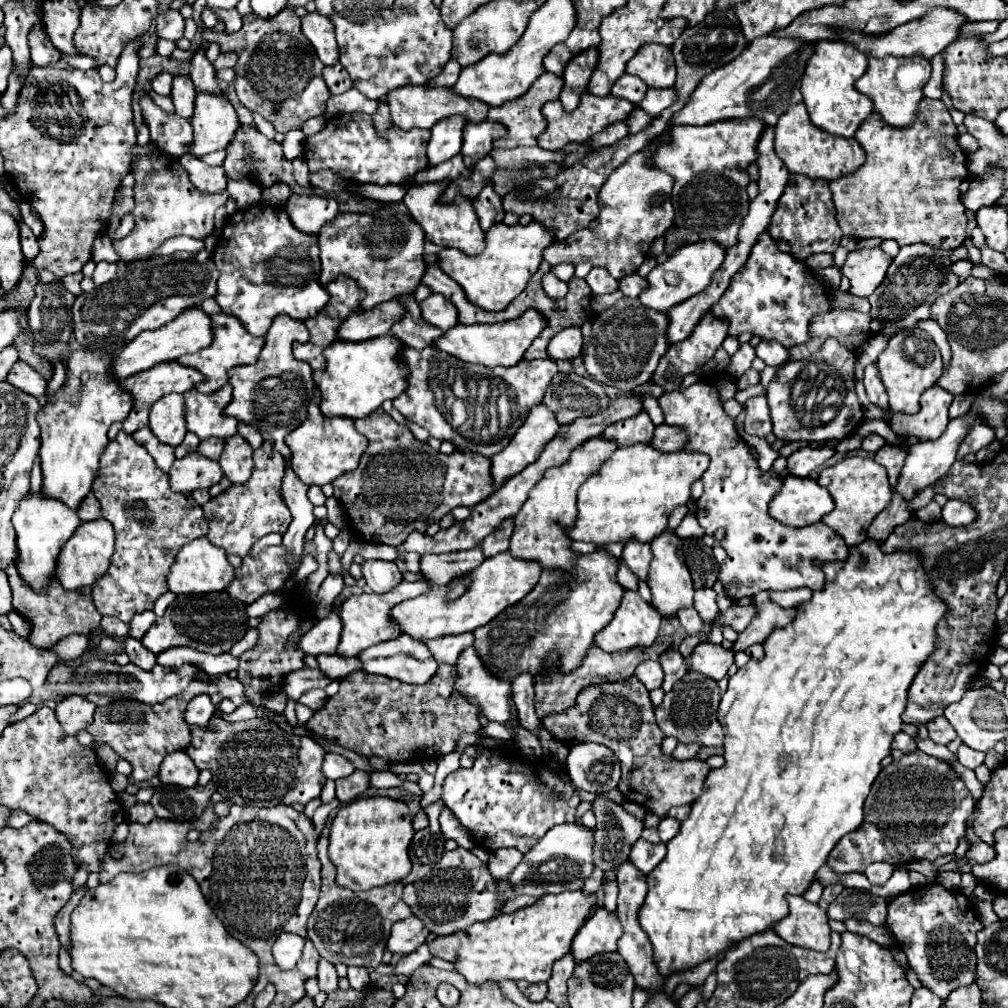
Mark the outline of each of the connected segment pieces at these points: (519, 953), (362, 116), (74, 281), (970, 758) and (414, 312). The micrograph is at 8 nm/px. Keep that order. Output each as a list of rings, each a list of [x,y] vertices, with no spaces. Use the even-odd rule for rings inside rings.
[[[581,889],[547,895],[515,913],[495,915],[493,919],[473,923],[463,931],[437,937],[433,943],[429,943],[429,949],[433,957],[455,963],[457,973],[461,973],[473,985],[483,981],[499,983],[503,979],[525,979],[529,983],[549,981],[553,963],[571,951],[573,937],[589,917],[589,911],[595,907],[599,907],[599,899],[583,893]]]
[[[345,113],[331,117],[320,132],[306,139],[305,149],[308,150],[305,161],[311,171],[331,169],[333,173],[349,181],[397,185],[407,175],[415,175],[427,167],[425,143],[429,143],[429,131],[401,131],[399,127],[389,127],[387,135],[381,137],[373,127],[373,117],[369,117],[367,113]],[[330,131],[333,135],[330,135]]]
[[[77,273],[77,275],[67,275],[65,279],[63,279],[63,285],[77,297],[79,293],[81,293],[81,287],[79,287],[79,283],[81,283],[81,279],[83,279],[83,273]]]
[[[961,743],[961,745],[959,745],[959,749],[957,749],[957,759],[959,759],[959,763],[961,763],[961,765],[965,765],[965,767],[969,767],[969,769],[975,769],[977,765],[981,765],[981,763],[983,763],[985,753],[973,751],[971,747],[965,747],[965,745]]]
[[[403,295],[403,297],[399,297],[399,301],[407,307],[407,315],[393,325],[391,333],[413,349],[425,349],[425,347],[433,345],[433,341],[441,335],[441,331],[437,331],[435,327],[429,327],[421,319],[419,305],[413,299],[413,295]]]

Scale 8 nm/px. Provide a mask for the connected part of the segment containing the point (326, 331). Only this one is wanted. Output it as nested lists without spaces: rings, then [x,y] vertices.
[[[337,277],[333,283],[329,283],[325,287],[329,293],[331,293],[331,299],[329,303],[323,307],[323,311],[319,311],[317,317],[311,317],[305,321],[309,333],[311,333],[311,339],[307,343],[293,343],[293,355],[301,361],[307,361],[313,369],[325,369],[325,347],[329,347],[329,343],[333,343],[337,339],[337,327],[349,317],[349,313],[353,311],[361,311],[361,295],[363,291],[359,289],[357,283],[353,283],[353,279],[349,277]]]

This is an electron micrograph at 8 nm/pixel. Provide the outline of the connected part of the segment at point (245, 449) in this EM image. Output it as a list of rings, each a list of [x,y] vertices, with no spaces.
[[[241,435],[227,437],[225,439],[225,451],[221,453],[219,465],[231,483],[245,483],[253,471],[251,445]]]

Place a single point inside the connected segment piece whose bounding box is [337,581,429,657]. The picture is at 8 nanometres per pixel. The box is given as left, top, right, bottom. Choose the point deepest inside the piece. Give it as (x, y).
(367, 621)

